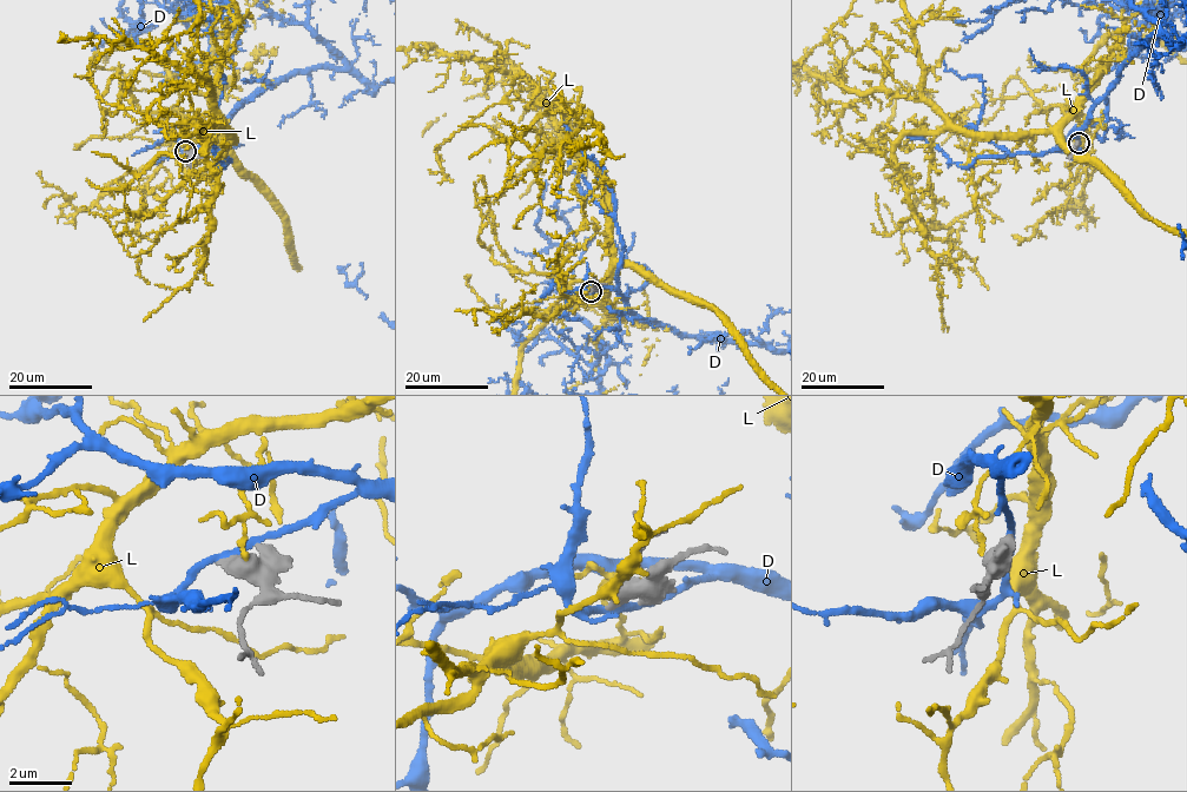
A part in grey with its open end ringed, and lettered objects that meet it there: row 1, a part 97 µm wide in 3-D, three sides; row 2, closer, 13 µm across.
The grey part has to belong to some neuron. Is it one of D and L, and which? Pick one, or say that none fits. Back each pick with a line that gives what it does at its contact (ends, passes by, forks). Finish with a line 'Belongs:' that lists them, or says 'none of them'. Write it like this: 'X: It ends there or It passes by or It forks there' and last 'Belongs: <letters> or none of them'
Belongs: none of them

